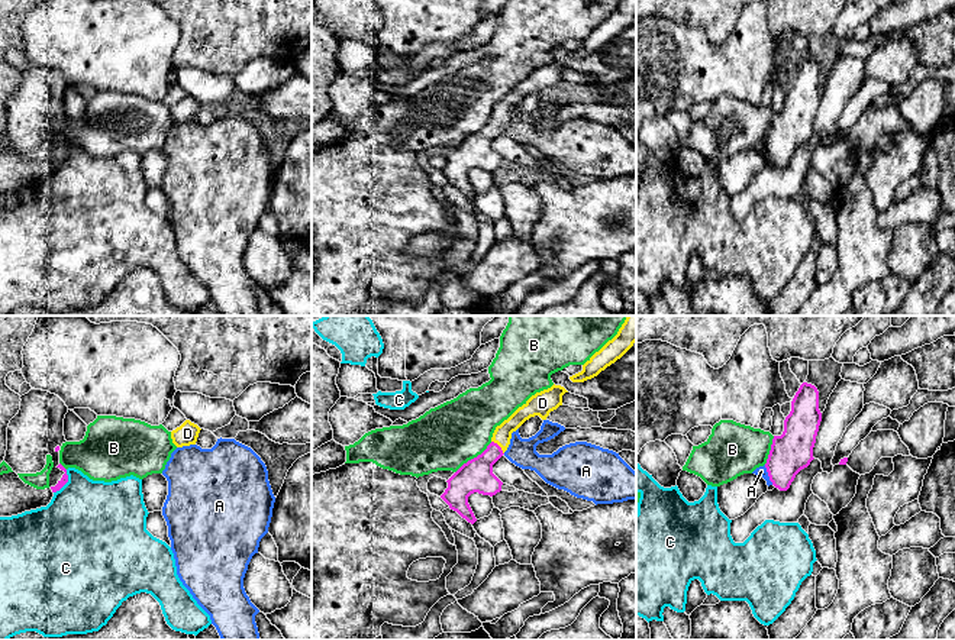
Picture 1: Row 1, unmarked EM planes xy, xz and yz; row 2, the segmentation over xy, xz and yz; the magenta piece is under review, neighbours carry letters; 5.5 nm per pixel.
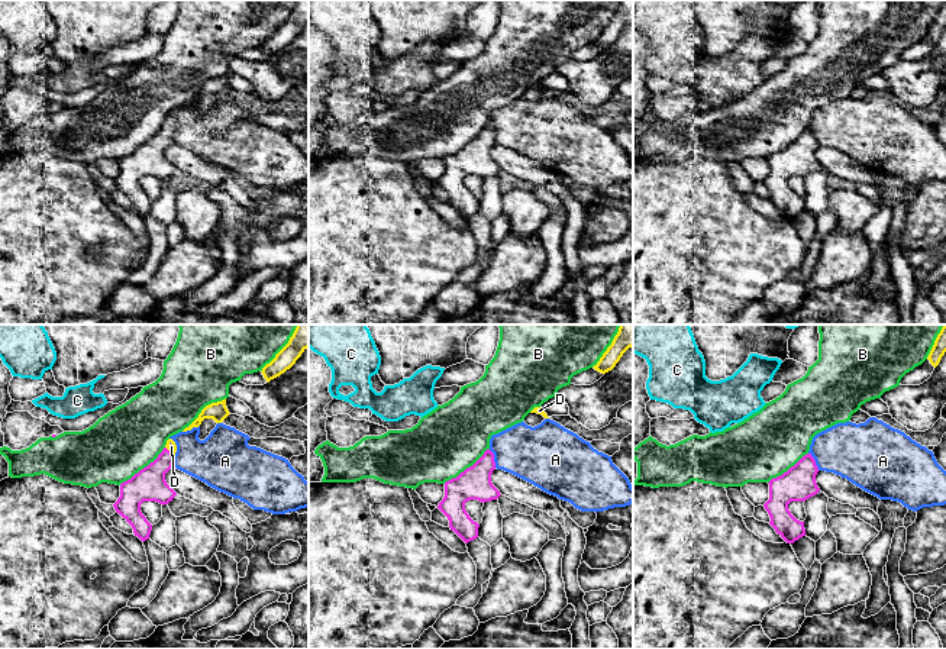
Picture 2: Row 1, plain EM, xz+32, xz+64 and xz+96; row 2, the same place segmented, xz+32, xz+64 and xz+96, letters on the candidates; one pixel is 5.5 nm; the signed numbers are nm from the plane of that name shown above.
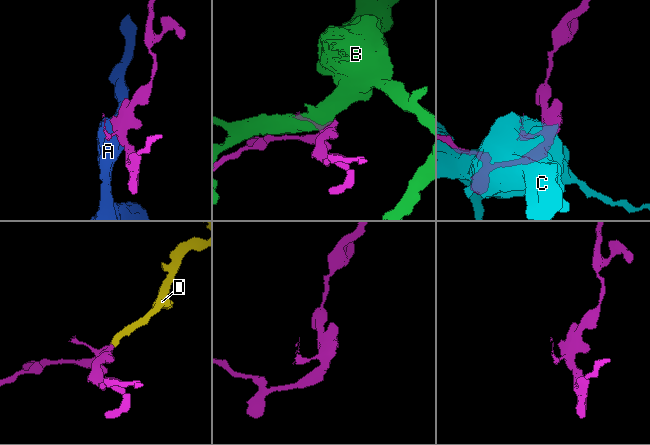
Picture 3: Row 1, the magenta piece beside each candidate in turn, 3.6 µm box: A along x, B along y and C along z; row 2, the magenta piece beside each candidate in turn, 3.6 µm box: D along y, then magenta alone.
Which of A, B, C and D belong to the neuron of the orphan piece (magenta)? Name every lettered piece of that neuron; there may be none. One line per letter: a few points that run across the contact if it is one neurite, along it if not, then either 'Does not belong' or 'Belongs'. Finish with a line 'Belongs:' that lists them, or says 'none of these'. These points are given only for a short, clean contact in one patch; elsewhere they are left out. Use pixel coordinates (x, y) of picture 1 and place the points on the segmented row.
A: Line: yz (764, 465), (773, 484). Does not belong
B: Does not belong
C: Does not belong
D: Line: xz (476, 475), (499, 446), (502, 435). Belongs
Belongs: D

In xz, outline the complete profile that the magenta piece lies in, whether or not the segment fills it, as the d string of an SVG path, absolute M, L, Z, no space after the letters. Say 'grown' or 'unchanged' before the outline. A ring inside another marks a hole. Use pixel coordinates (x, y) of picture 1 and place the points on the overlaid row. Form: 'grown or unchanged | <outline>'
grown | M552 385L548 390L532 395L507 420L496 427L491 443L477 458L464 463L446 482L448 488L441 498L468 523L477 521L468 497L474 492L483 495L496 495L501 491L503 482L493 473L493 465L504 455L510 445L512 433L526 420L539 416L546 420L551 411L562 405L562 395L568 392L561 385Z

